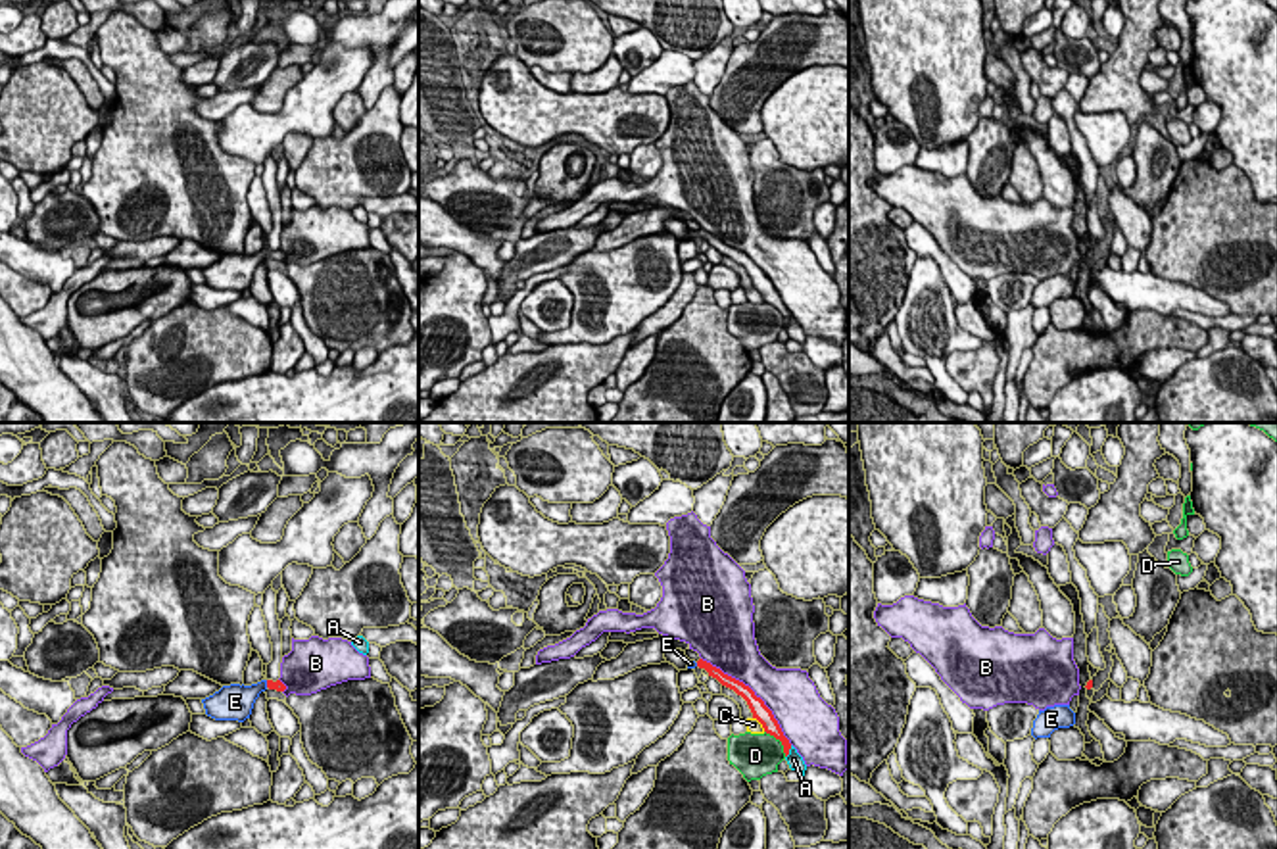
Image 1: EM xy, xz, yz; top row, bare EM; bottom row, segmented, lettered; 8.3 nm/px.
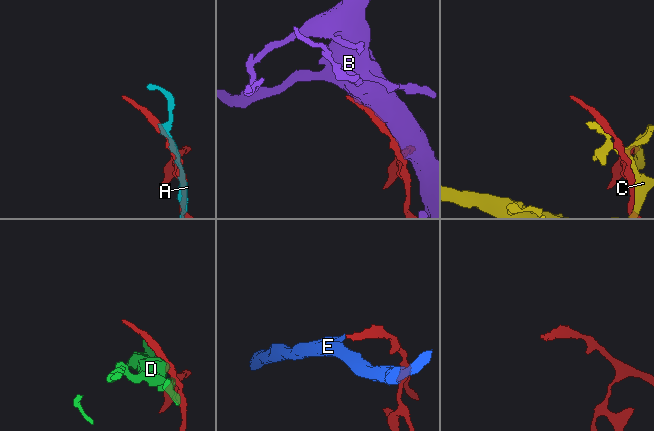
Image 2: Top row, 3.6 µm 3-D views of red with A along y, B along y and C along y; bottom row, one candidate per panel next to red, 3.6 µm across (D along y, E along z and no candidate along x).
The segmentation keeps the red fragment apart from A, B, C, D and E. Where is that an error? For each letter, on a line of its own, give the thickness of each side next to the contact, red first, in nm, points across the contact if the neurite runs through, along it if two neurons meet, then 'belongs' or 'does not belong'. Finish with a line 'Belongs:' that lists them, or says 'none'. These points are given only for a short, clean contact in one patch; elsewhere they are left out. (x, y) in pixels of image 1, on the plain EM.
A: 120/130 nm | does not belong
B: 140/380 nm | does not belong
C: 140/120 nm | does not belong
D: 140/380 nm | along xz (765, 300), (780, 312), (786, 325) | does not belong
E: 90/220 nm | across xy (279, 256), (267, 254), (242, 267) | belongs
Belongs: E

